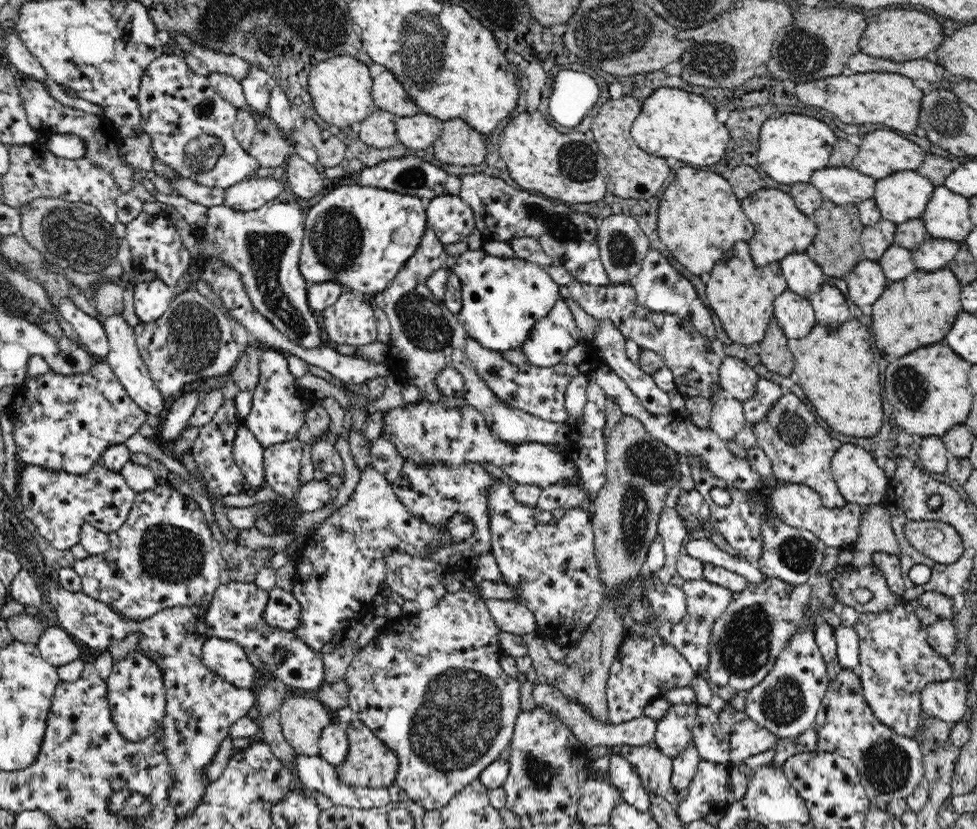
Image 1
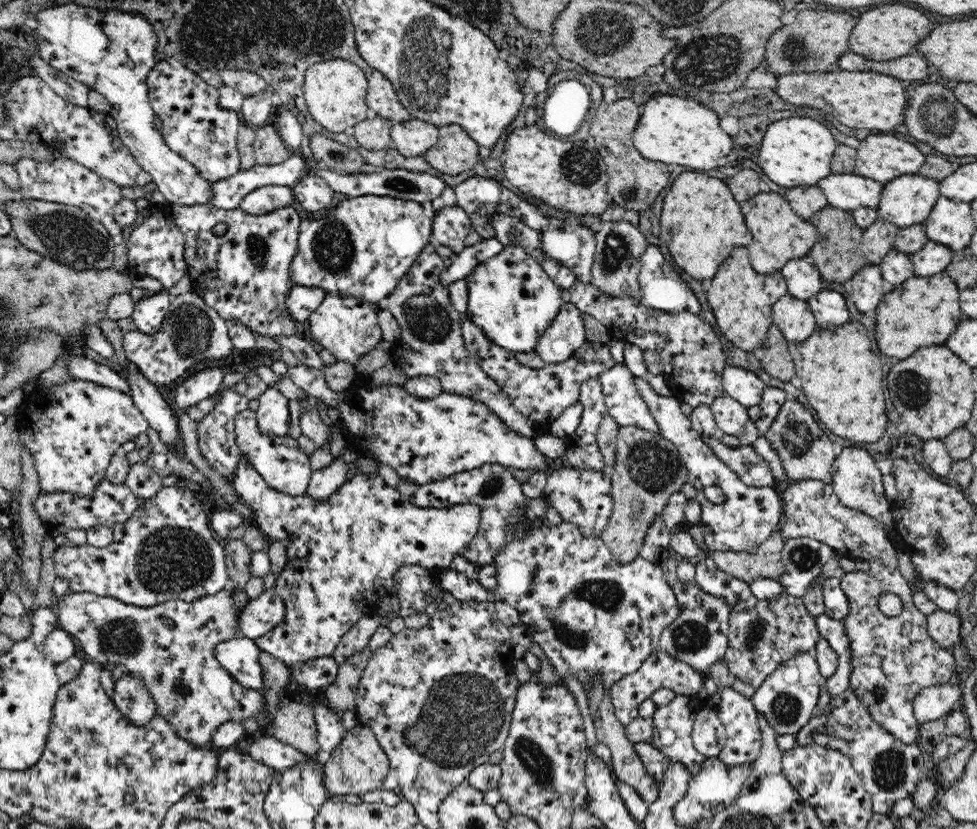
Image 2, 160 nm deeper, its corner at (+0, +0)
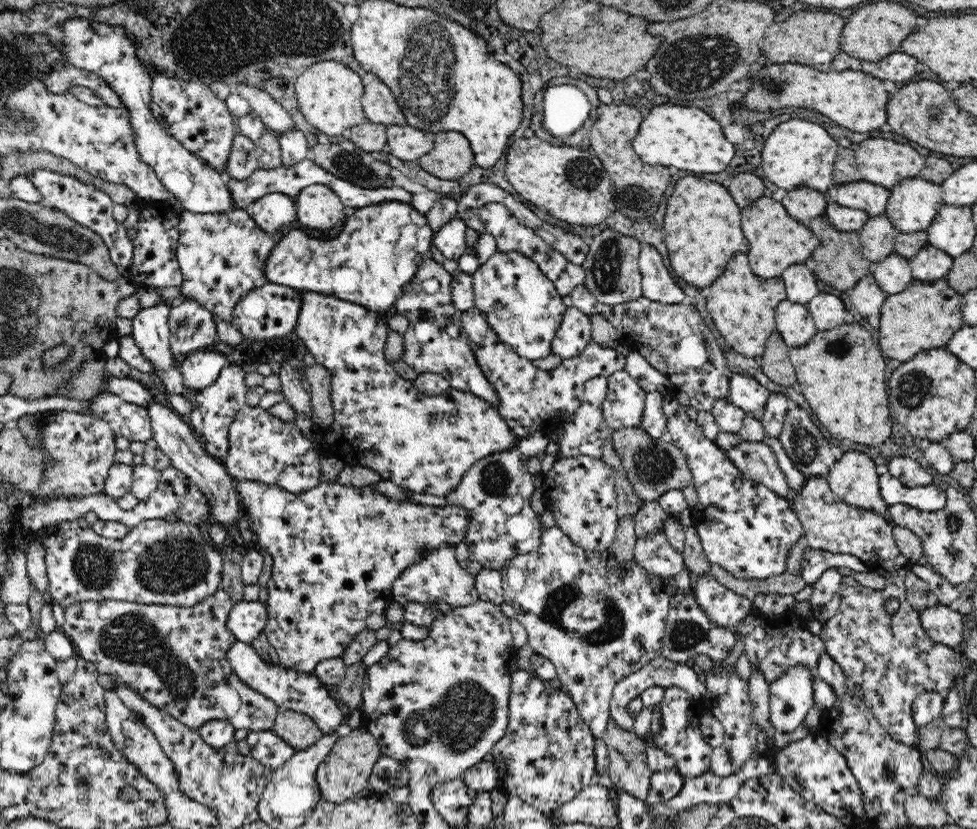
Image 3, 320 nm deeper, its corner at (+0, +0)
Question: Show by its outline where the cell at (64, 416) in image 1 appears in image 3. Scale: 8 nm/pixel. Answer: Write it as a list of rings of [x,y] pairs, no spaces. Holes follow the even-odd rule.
[[[109,390],[100,393],[96,401],[92,401],[88,406],[92,410],[92,414],[79,414],[74,412],[64,412],[64,410],[56,411],[56,416],[52,422],[37,421],[39,433],[44,435],[44,447],[50,455],[53,463],[50,463],[46,470],[46,480],[40,484],[40,488],[31,495],[35,498],[44,498],[44,496],[57,495],[97,495],[105,489],[105,483],[109,476],[110,467],[113,465],[116,446],[114,442],[115,436],[123,436],[132,442],[148,443],[153,439],[153,431],[151,428],[150,415],[146,409],[136,406],[132,403],[122,400],[119,396]]]

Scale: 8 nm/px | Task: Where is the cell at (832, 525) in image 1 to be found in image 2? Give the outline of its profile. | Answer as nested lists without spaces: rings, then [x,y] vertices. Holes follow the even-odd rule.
[[[820,480],[796,481],[784,490],[782,541],[795,538],[812,538],[830,546],[836,554],[852,561],[861,560],[869,565],[869,570],[844,573],[840,578],[840,586],[848,599],[848,614],[844,616],[844,634],[848,635],[850,649],[849,686],[853,694],[866,705],[871,717],[893,737],[904,742],[917,742],[920,724],[913,714],[913,703],[916,695],[925,688],[953,683],[956,681],[953,654],[938,645],[928,634],[926,615],[916,608],[912,602],[912,591],[899,570],[898,544],[876,518],[872,518],[859,510],[844,506],[833,492],[831,484]],[[882,594],[896,594],[904,603],[904,610],[898,616],[888,617],[878,609],[878,600]]]

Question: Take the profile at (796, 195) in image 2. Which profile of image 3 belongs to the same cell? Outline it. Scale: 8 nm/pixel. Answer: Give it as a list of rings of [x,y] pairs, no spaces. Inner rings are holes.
[[[808,187],[788,191],[780,203],[784,205],[791,218],[803,224],[807,224],[812,218],[822,215],[827,204],[821,192]]]

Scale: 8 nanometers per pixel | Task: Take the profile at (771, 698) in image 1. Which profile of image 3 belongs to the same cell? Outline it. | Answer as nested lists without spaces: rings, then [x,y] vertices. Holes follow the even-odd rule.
[[[792,667],[769,684],[769,719],[777,748],[792,742],[793,730],[804,724],[808,710],[815,705],[812,692],[815,677],[806,667]]]

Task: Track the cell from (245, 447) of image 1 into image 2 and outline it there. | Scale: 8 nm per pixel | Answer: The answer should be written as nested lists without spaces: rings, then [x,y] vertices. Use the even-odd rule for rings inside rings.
[[[244,459],[234,470],[230,483],[234,495],[254,512],[254,525],[271,542],[282,542],[286,546],[286,566],[276,575],[274,585],[280,600],[284,601],[284,618],[256,643],[261,651],[279,658],[289,672],[306,661],[333,656],[342,636],[360,618],[377,616],[380,599],[396,594],[395,574],[401,566],[420,566],[429,570],[450,567],[453,558],[467,547],[479,529],[478,505],[416,506],[398,490],[390,488],[378,474],[356,474],[328,498],[312,498],[306,493],[292,496],[272,489]]]

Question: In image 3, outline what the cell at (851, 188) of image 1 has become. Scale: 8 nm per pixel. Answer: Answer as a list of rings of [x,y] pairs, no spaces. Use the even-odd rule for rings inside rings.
[[[862,180],[833,186],[829,190],[834,202],[848,208],[860,209],[869,217],[884,216],[891,190]]]

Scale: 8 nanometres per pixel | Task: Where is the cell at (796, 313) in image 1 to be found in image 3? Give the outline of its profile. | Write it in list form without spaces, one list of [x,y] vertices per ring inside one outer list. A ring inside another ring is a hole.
[[[788,299],[779,302],[775,308],[775,325],[790,349],[806,346],[819,331],[807,307]]]

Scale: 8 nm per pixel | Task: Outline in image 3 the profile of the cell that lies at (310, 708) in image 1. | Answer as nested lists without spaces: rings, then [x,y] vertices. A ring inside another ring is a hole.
[[[288,709],[277,713],[273,731],[296,750],[304,750],[316,744],[323,735],[322,730],[308,715]]]

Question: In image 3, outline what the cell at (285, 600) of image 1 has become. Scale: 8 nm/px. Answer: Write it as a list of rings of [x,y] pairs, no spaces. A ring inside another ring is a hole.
[[[241,598],[233,603],[226,626],[240,642],[250,643],[266,626],[266,605],[260,601],[246,601]]]

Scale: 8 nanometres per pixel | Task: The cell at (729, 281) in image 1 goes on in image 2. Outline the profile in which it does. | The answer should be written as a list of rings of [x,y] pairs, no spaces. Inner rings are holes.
[[[736,246],[736,250],[732,250],[732,256],[720,266],[720,270],[716,272],[716,276],[711,278],[712,285],[707,290],[707,301],[711,306],[718,328],[721,334],[724,335],[735,347],[752,351],[755,348],[761,348],[767,337],[769,328],[774,324],[772,305],[787,294],[787,282],[782,278],[780,272],[774,274],[758,274],[754,272],[754,268],[748,262],[748,250],[742,246]]]

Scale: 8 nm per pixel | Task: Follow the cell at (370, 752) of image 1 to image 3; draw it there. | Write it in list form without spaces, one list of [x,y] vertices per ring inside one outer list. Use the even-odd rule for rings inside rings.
[[[363,728],[354,729],[346,736],[340,737],[330,749],[328,756],[316,768],[316,784],[320,787],[321,798],[328,802],[341,803],[355,798],[357,792],[368,786],[374,762],[381,754],[376,738]]]

